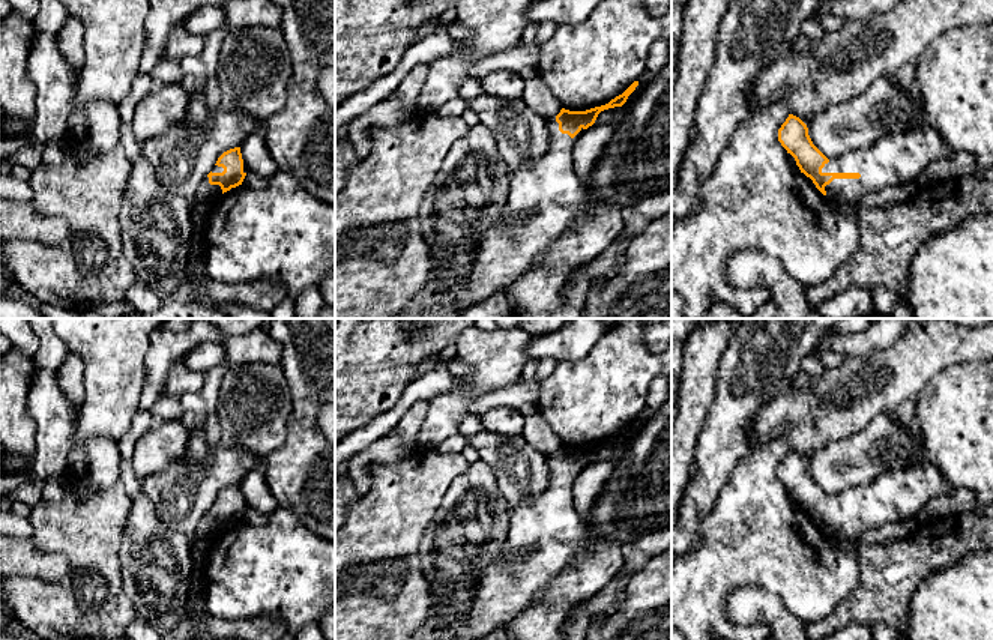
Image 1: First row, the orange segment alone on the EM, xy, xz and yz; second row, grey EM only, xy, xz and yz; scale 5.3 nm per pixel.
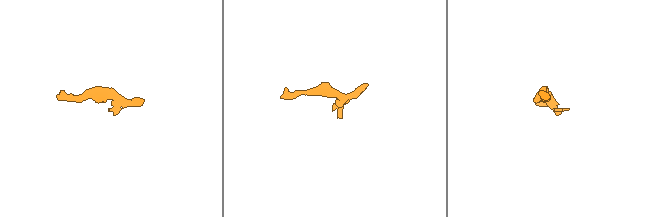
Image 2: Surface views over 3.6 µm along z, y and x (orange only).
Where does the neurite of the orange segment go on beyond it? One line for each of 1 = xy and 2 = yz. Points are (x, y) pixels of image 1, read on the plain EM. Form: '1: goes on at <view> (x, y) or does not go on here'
1: goes on at xy (206, 529)
2: goes on at yz (899, 495)

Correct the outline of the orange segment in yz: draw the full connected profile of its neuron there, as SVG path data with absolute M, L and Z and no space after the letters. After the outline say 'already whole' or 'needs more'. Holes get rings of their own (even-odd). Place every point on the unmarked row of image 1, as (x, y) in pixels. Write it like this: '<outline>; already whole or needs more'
M789 451L778 466L778 478L795 494L801 509L813 517L838 548L859 547L861 535L873 527L913 521L931 499L952 491L928 460L828 496L813 481L807 461Z; needs more

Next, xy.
M240 484L224 488L212 508L198 521L194 542L206 547L218 532L242 521L246 509Z; needs more

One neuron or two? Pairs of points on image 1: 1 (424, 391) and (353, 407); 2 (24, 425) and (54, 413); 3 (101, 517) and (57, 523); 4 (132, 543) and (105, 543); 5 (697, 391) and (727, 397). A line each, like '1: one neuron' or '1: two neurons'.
1: two neurons
2: two neurons
3: one neuron
4: two neurons
5: two neurons

